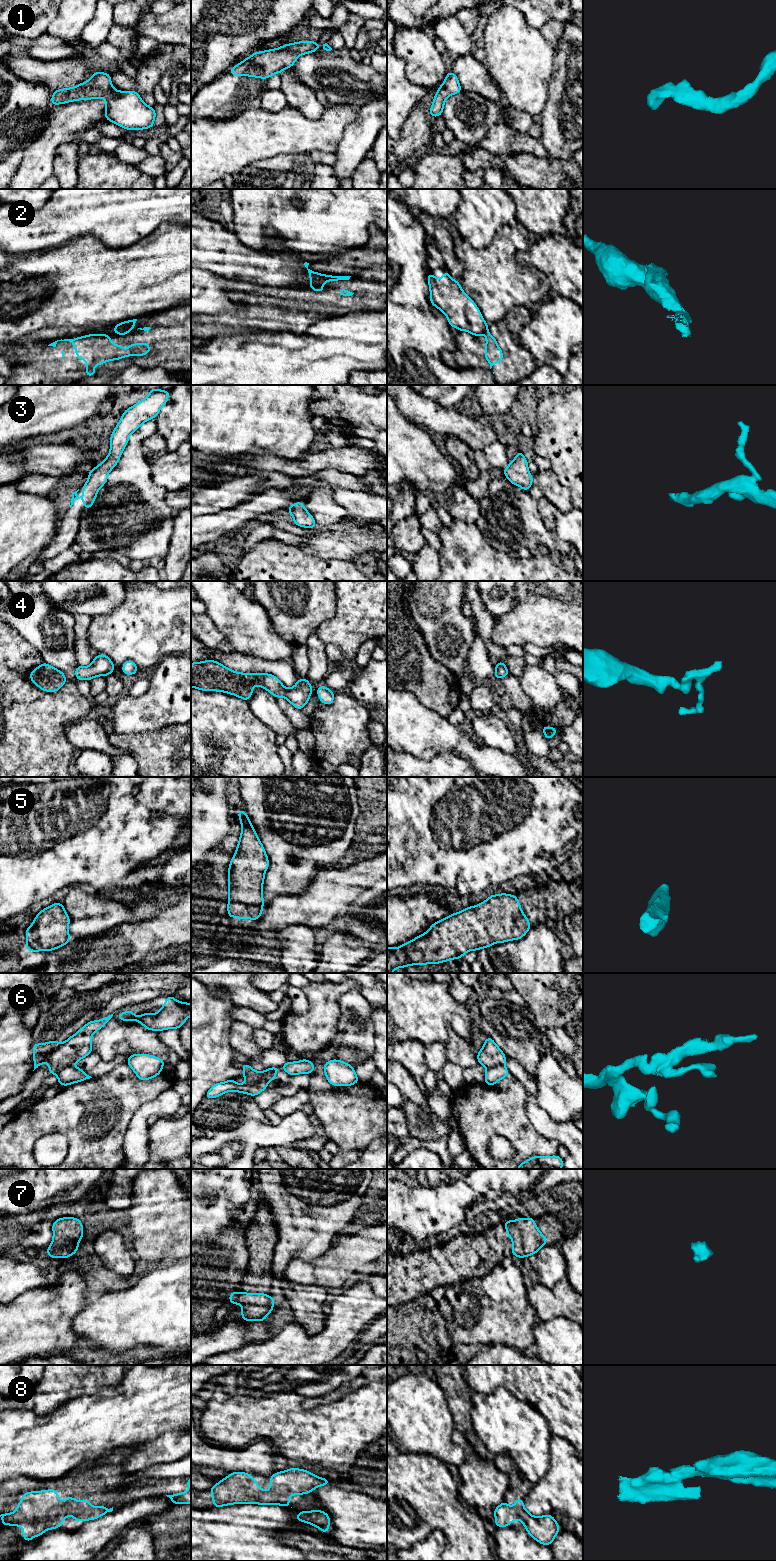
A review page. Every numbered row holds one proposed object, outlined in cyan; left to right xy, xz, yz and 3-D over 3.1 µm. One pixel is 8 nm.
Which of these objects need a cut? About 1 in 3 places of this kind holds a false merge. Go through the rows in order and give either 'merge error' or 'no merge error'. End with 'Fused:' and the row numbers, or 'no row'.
1: no merge error
2: merge error
3: no merge error
4: no merge error
5: no merge error
6: merge error
7: no merge error
8: no merge error
Fused: 2, 6

